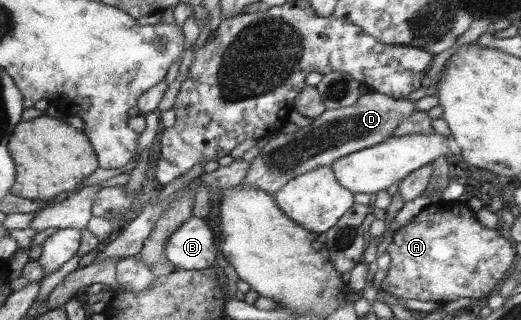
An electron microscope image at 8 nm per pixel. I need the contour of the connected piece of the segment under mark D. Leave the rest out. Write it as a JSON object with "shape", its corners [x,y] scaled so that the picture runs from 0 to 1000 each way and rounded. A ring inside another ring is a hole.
{"shape":[[[708,284],[702,297],[691,297],[676,331],[624,341],[599,372],[597,388],[560,416],[537,409],[534,422],[516,419],[514,447],[480,506],[480,528],[461,581],[484,581],[526,609],[553,566],[574,547],[633,519],[656,491],[741,441],[752,425],[752,409],[798,344],[797,322]]]}

